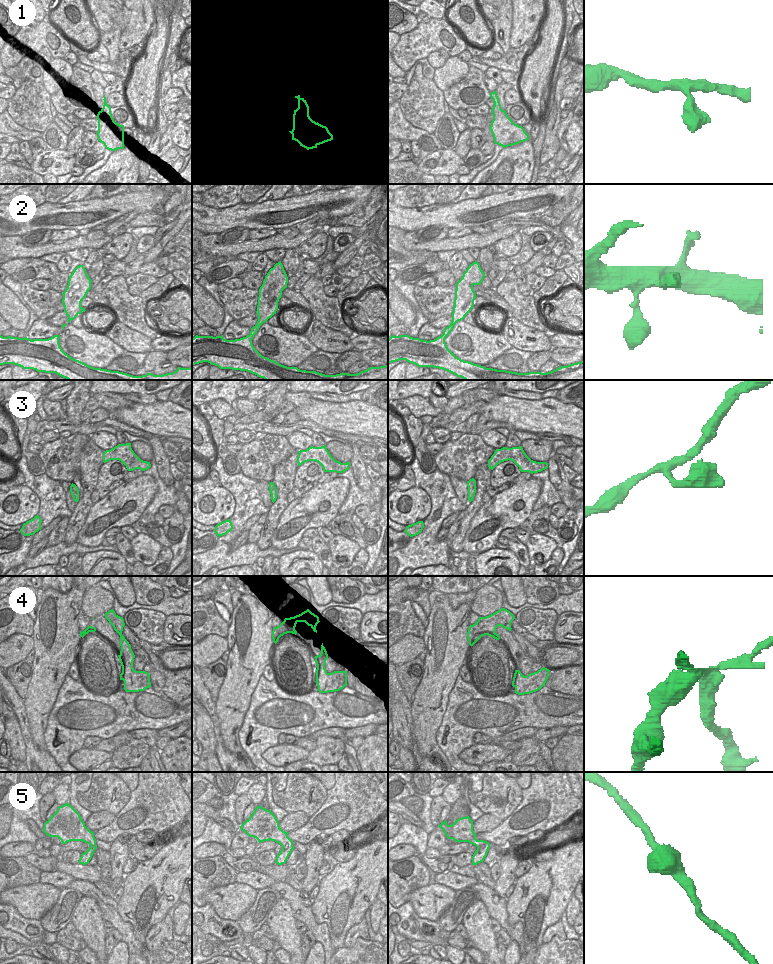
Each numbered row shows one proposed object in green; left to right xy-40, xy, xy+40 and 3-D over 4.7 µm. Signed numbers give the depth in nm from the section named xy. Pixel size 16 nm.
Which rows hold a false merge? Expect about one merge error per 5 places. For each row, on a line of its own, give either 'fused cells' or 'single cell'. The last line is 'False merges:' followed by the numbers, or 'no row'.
1: single cell
2: single cell
3: single cell
4: fused cells
5: single cell
False merges: 4

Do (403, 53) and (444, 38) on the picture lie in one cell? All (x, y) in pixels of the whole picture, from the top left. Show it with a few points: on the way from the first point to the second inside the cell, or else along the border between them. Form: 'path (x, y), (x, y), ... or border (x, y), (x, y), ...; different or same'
path (413, 46), (425, 38), (434, 38); same

